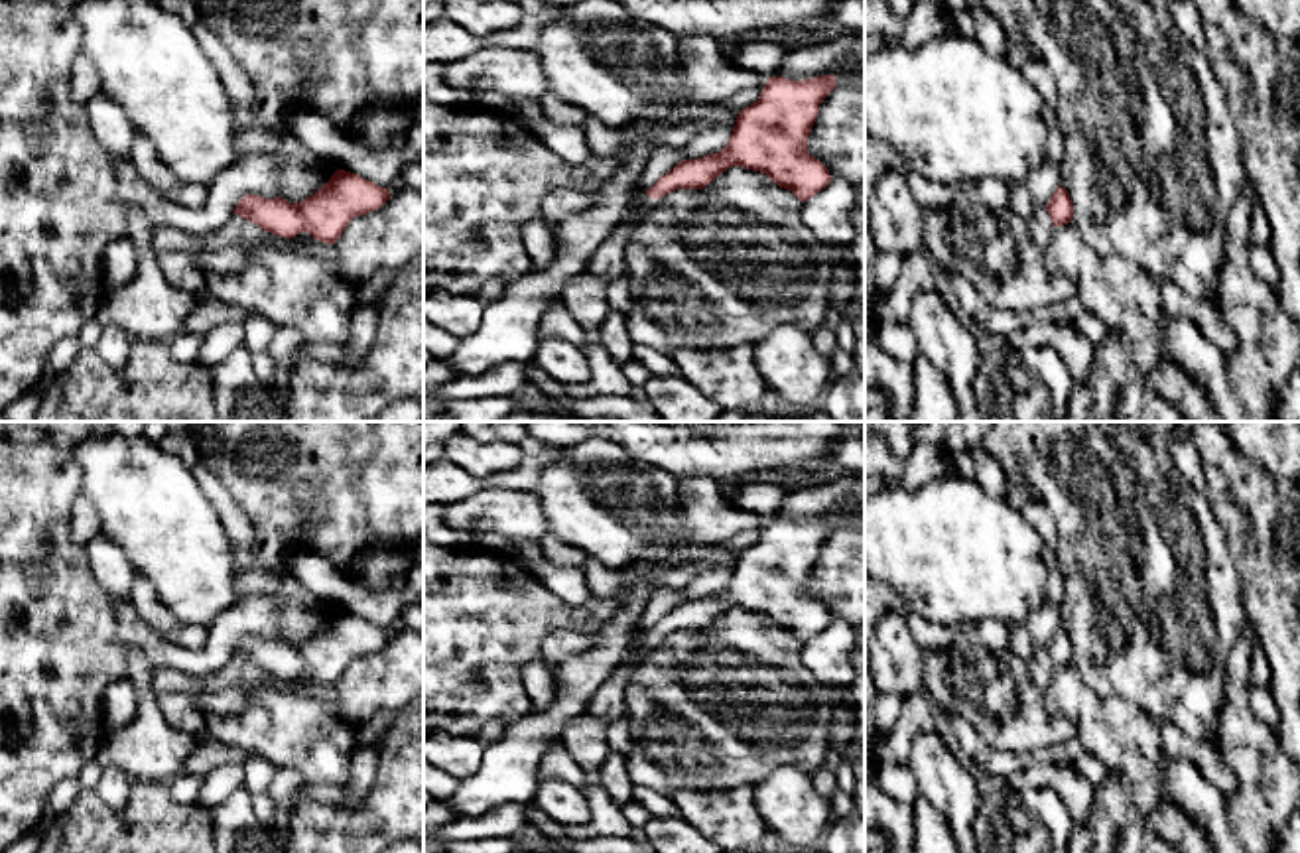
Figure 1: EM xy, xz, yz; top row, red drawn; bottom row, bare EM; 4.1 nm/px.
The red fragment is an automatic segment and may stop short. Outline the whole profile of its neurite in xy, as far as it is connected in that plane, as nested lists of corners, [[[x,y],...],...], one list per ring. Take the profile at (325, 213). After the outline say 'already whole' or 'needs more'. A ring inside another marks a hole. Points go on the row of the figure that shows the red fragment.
[[[337,169],[319,191],[301,203],[244,195],[234,215],[276,236],[293,238],[305,230],[315,240],[335,244],[355,217],[380,209],[388,199],[386,187]]]; already whole

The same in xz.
[[[835,75],[806,81],[770,77],[758,100],[739,112],[721,152],[680,162],[646,195],[660,199],[676,189],[703,189],[729,167],[741,165],[766,173],[806,203],[831,181],[829,169],[808,152],[808,136],[835,85]]]; already whole

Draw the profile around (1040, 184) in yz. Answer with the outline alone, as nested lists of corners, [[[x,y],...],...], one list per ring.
[[[1046,160],[1034,167],[1024,179],[1026,193],[1036,209],[1046,209],[1050,197],[1060,187],[1060,167]]]

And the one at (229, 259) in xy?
[[[227,246],[221,250],[195,252],[197,266],[207,272],[232,272],[246,264],[250,246]]]

